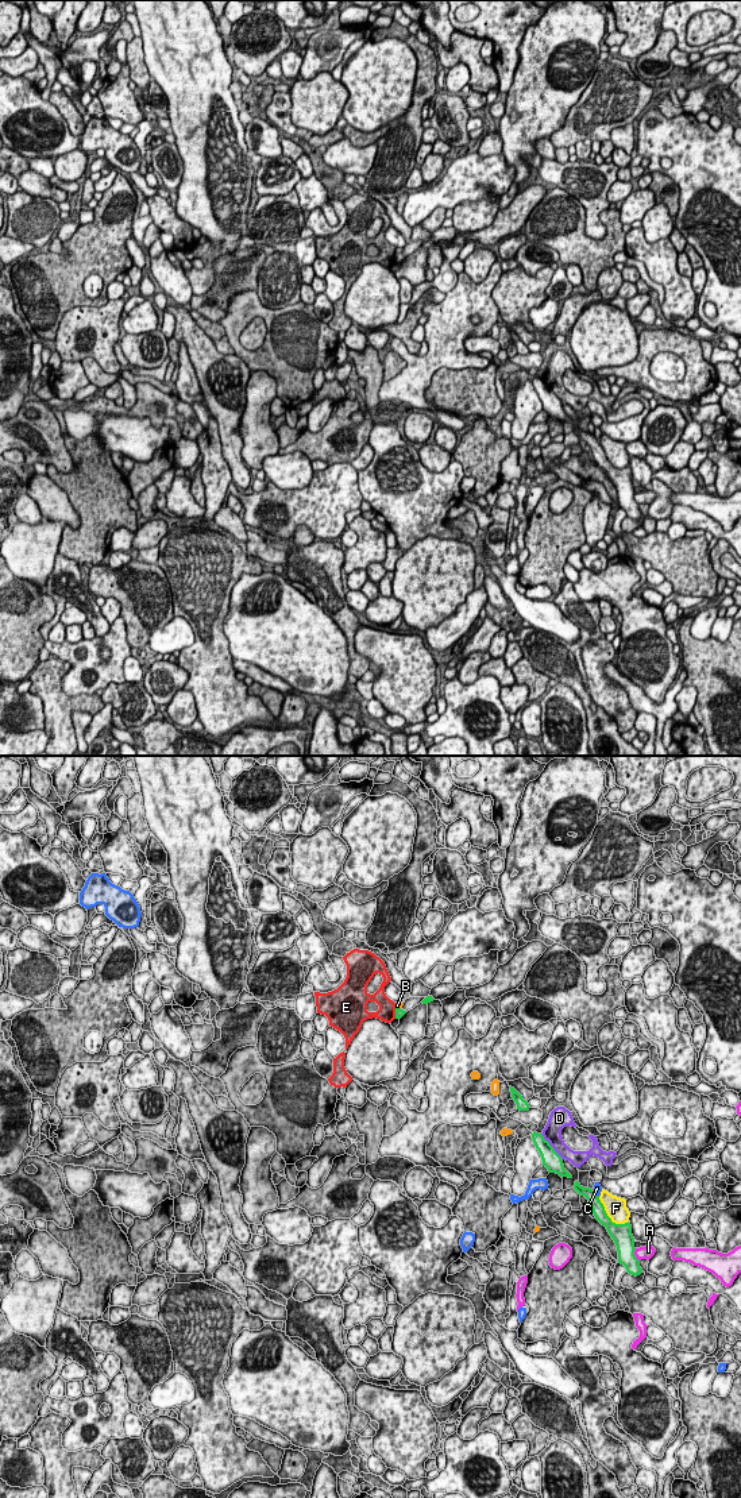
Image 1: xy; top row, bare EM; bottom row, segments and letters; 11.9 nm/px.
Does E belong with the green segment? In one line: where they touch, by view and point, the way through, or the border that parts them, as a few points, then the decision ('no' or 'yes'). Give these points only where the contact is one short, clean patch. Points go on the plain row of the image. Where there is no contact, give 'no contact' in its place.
meets green in xy at (396, 258); border along xy (394, 253), (396, 262); no

